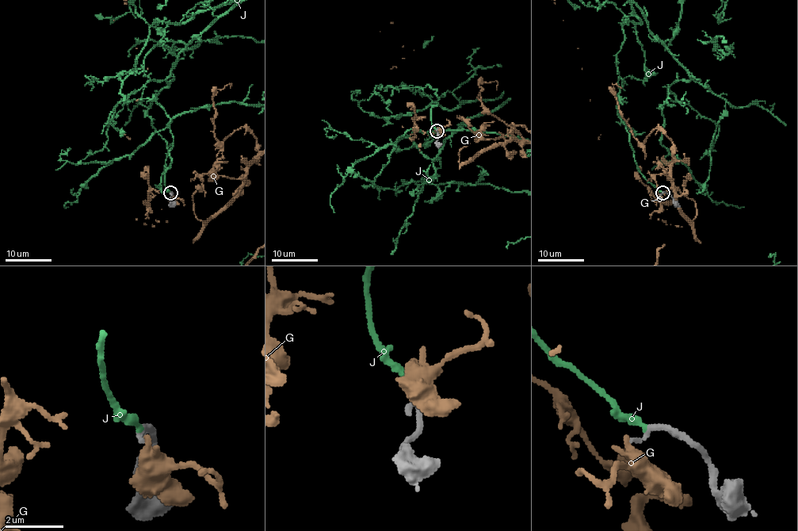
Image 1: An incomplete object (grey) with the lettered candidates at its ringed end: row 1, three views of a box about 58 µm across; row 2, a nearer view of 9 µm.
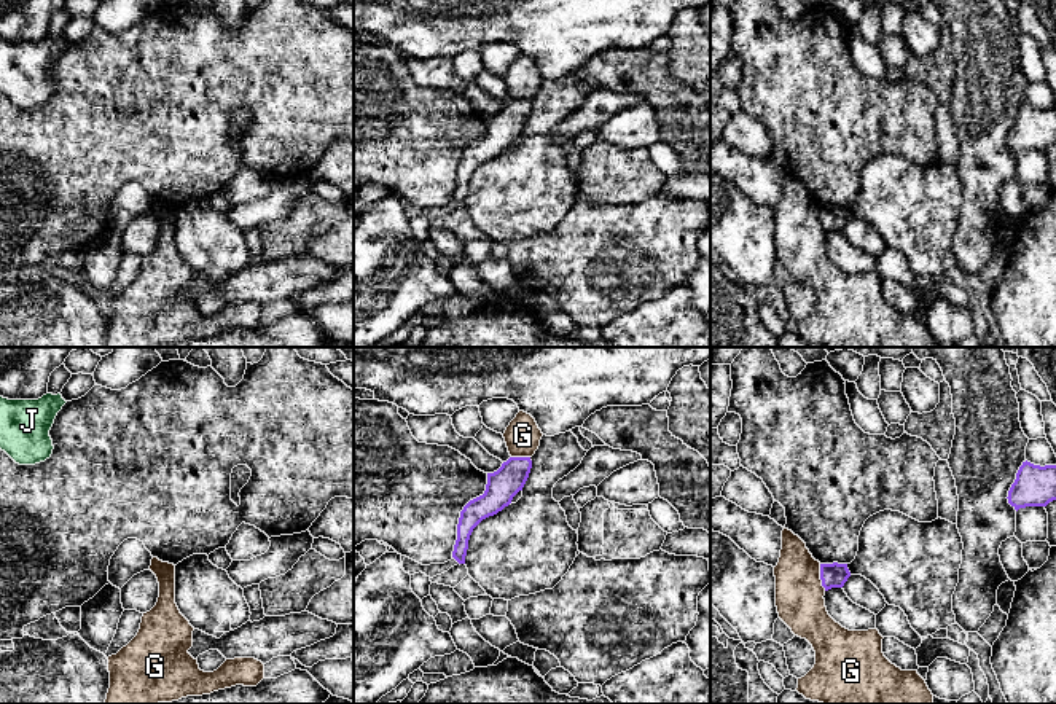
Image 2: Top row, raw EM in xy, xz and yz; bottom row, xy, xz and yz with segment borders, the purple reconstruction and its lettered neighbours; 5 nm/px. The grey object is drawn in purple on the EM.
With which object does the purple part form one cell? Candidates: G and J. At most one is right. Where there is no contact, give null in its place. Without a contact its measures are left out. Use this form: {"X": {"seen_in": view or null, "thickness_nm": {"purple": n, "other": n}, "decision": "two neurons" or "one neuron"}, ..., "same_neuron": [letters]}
{"G": {"seen_in": "yz", "thickness_nm": {"purple": 130, "other": 240}, "decision": "two neurons"}, "J": {"seen_in": null, "decision": "one neuron"}, "same_neuron": ["J"]}

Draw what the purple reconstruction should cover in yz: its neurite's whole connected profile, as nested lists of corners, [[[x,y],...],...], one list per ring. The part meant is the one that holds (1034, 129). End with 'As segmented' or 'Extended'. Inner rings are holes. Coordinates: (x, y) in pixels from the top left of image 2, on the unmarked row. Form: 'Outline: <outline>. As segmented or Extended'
Outline: [[[1023,105],[1007,142],[1016,154],[1026,150],[1046,150],[1056,143],[1056,108]]]. As segmented

